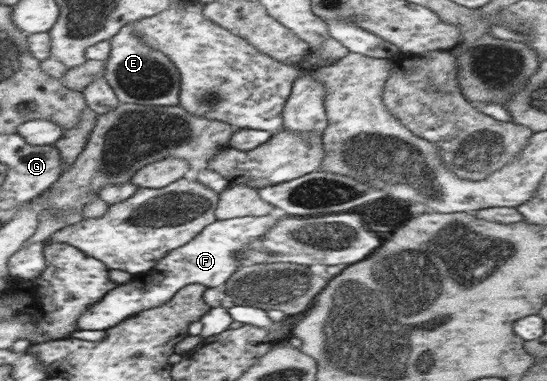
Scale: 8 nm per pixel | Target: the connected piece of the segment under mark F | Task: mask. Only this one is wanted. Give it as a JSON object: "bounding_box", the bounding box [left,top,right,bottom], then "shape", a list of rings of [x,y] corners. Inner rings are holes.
{"bounding_box":[77,215,276,331],"shape":[[[269,215],[212,222],[197,238],[190,240],[185,247],[171,251],[150,271],[135,274],[131,280],[135,284],[123,284],[127,288],[113,288],[102,299],[99,299],[99,302],[87,307],[87,311],[83,311],[83,315],[78,318],[77,330],[108,331],[141,310],[167,303],[179,290],[190,284],[203,284],[209,288],[222,289],[225,283],[233,278],[235,271],[244,266],[243,260],[239,260],[239,251],[245,245],[257,241],[261,235],[267,234],[276,222],[276,219]]]}

